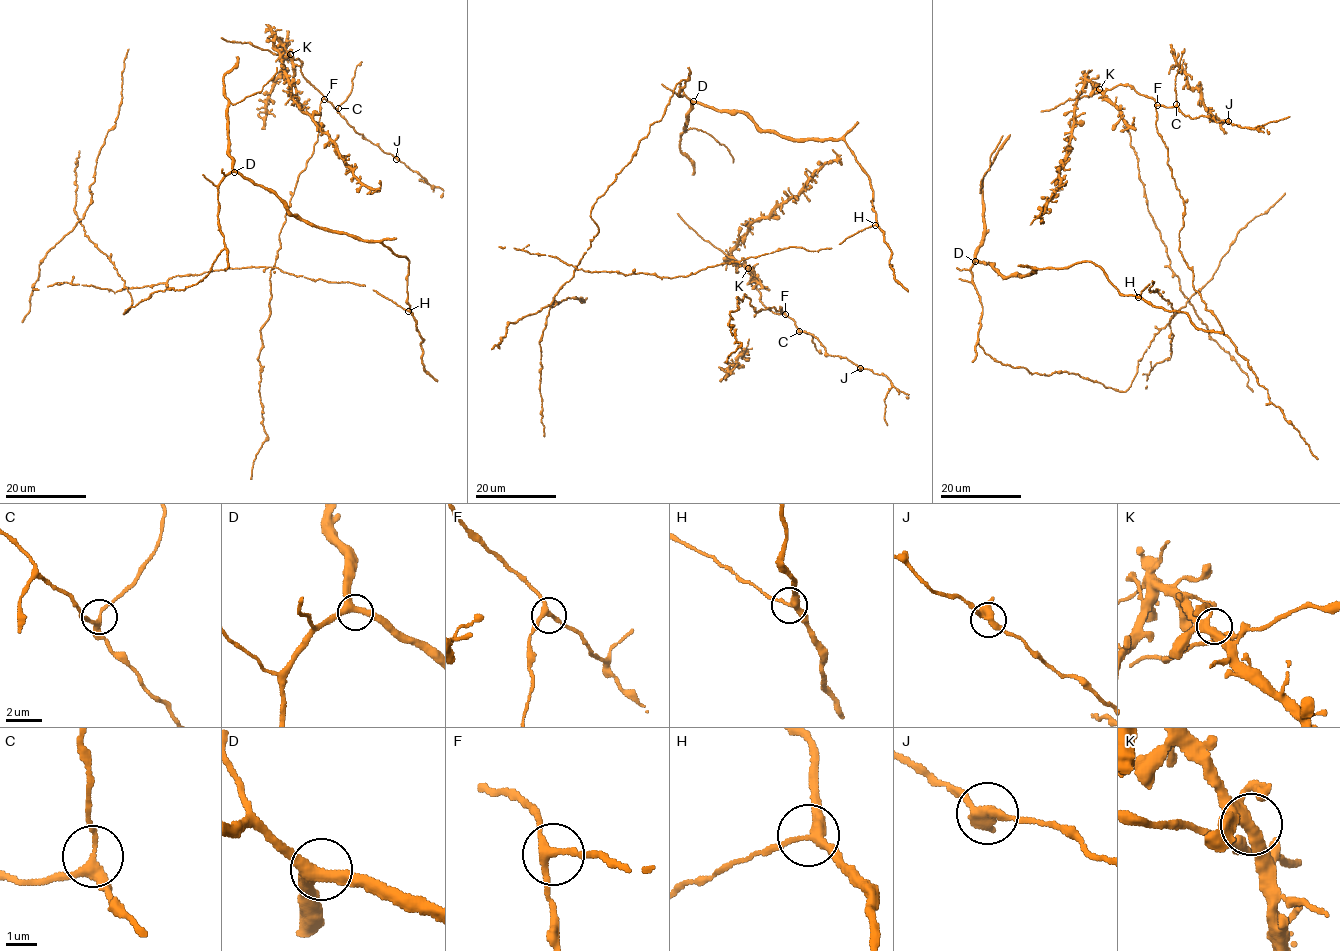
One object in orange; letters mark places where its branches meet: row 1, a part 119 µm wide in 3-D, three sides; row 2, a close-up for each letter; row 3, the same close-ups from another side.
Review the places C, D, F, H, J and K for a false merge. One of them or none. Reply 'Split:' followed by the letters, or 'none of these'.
Split: none of these

